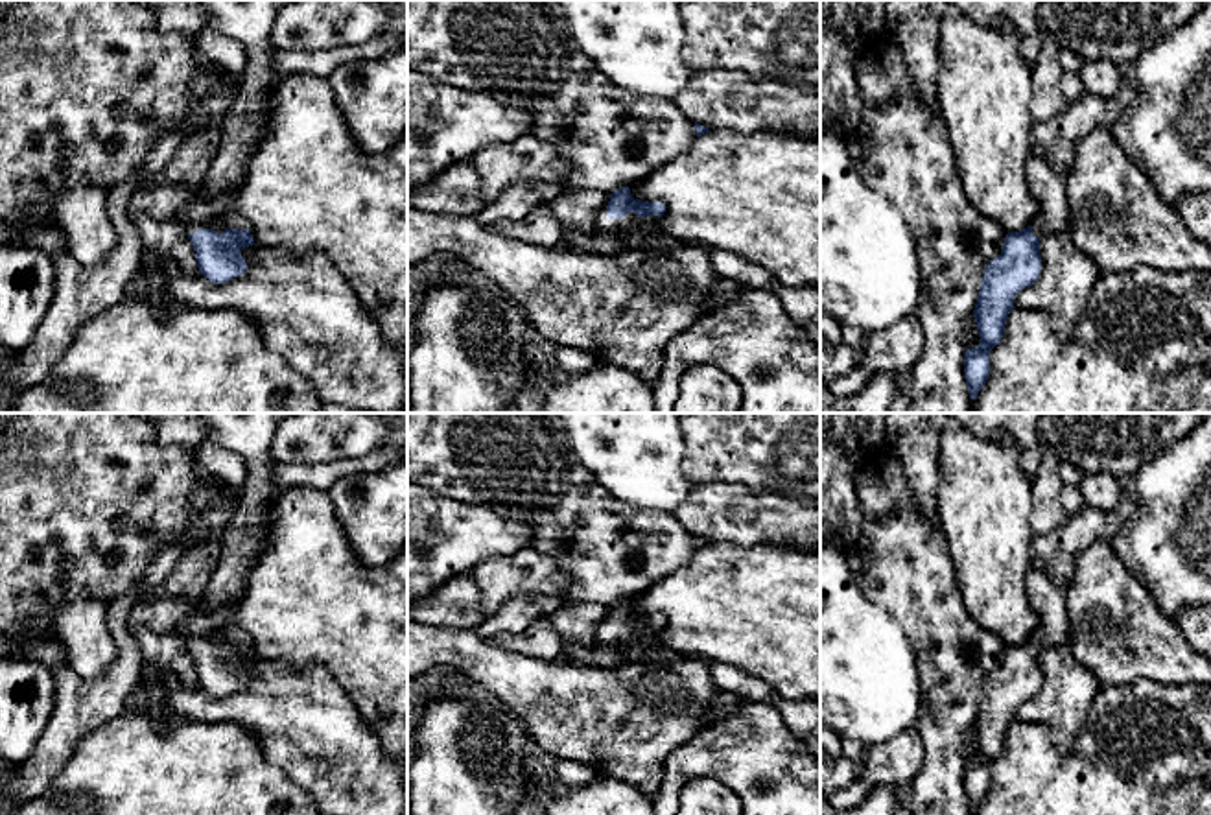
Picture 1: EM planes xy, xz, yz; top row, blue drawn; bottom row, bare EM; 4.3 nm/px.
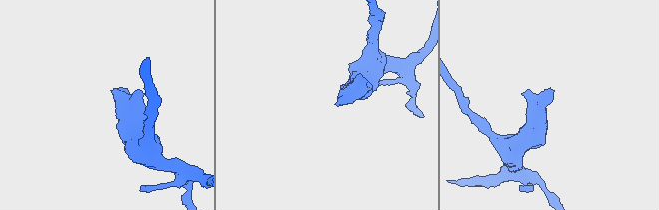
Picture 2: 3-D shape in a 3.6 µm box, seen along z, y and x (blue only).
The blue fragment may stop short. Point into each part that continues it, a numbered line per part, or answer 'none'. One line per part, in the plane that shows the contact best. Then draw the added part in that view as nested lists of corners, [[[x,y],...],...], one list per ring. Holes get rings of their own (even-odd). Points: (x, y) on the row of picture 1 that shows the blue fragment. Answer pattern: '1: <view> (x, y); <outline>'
1: xy (231, 220); [[[236,212],[223,214],[210,223],[184,223],[184,227],[188,234],[194,234],[199,229],[212,229],[216,234],[221,234],[225,229],[236,229],[236,230],[249,229],[243,216]]]

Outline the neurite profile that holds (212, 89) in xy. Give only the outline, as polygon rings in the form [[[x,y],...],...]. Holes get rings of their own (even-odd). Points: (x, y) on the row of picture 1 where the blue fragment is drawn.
[[[208,63],[194,79],[195,105],[186,116],[181,129],[166,133],[157,146],[151,149],[142,179],[153,179],[162,173],[175,149],[184,142],[184,136],[205,127],[212,120],[219,118],[229,111],[229,103],[236,96],[229,79],[230,72],[221,65]]]

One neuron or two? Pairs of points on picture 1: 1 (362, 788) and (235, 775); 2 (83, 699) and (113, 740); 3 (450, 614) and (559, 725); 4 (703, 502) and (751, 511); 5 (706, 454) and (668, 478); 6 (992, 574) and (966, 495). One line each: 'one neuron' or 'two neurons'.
1: two neurons
2: two neurons
3: two neurons
4: one neuron
5: two neurons
6: one neuron

